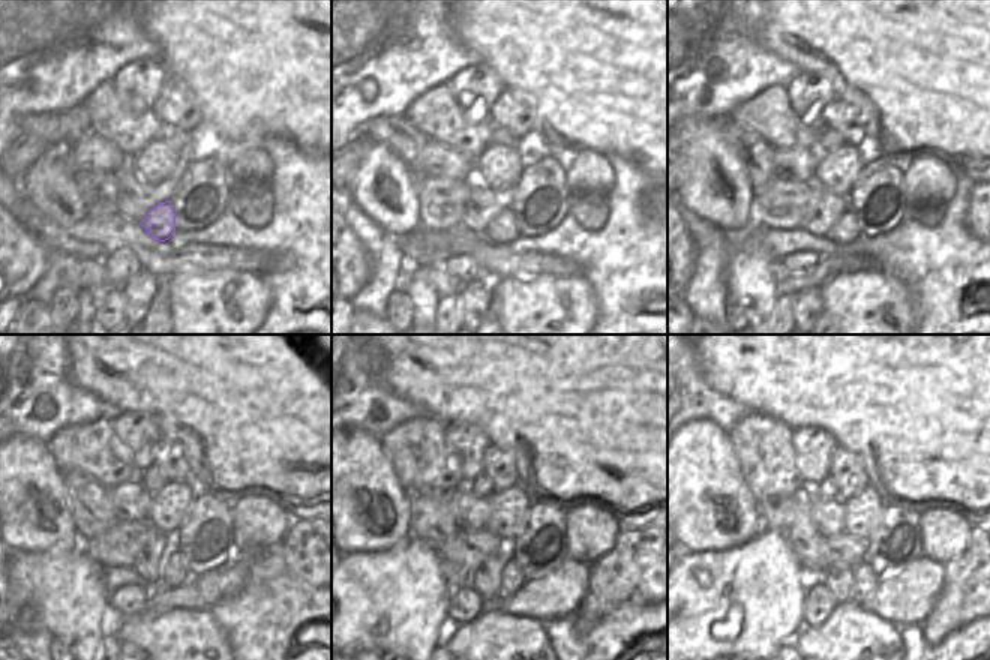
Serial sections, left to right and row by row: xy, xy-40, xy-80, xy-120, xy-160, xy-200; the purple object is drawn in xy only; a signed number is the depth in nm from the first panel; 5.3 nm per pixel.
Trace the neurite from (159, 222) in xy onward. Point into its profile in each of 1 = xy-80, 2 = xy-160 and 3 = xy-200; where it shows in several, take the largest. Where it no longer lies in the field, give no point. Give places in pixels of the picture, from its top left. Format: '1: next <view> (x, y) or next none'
1: next xy-80 (846, 230)
2: next xy-160 (513, 578)
3: next xy-200 (864, 581)

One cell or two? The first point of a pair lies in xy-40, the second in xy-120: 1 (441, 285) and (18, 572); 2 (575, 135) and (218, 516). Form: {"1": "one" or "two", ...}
{"1": "two", "2": "two"}

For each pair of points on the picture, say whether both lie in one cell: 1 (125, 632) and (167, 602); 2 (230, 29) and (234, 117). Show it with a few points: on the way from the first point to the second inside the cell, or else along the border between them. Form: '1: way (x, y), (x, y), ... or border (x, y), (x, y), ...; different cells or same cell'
1: border (176, 606), (152, 618), (128, 621), (116, 635); different cells
2: way (234, 51), (234, 95); same cell

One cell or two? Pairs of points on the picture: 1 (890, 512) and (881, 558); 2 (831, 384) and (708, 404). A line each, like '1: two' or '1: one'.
1: one
2: two

